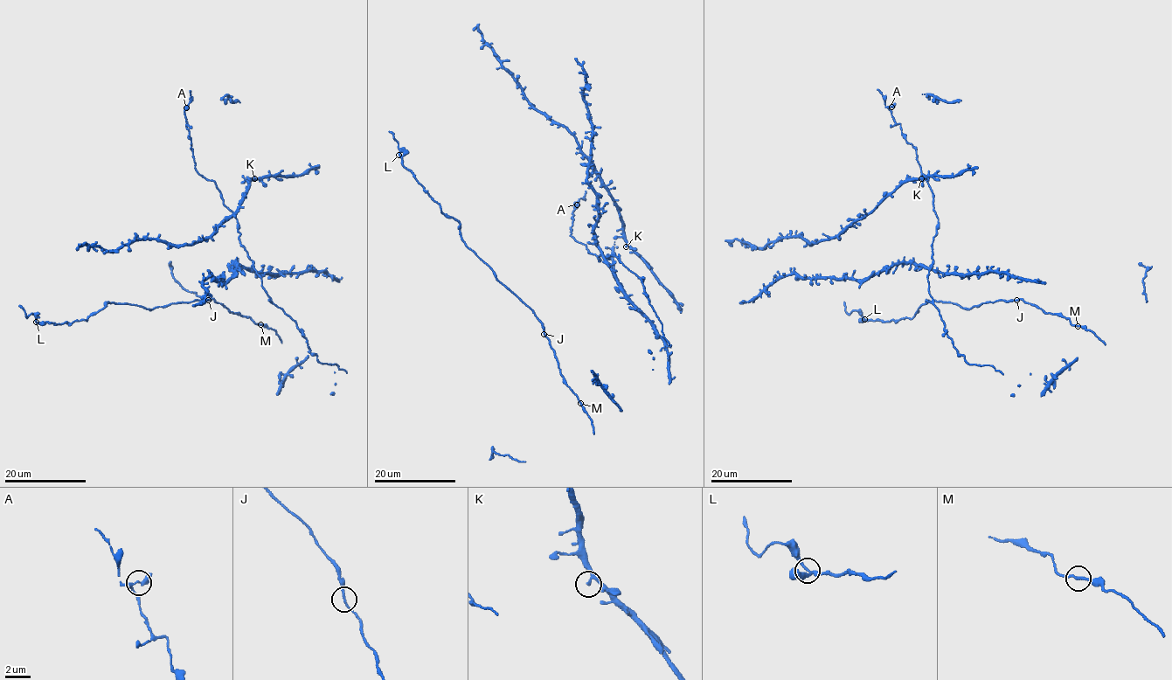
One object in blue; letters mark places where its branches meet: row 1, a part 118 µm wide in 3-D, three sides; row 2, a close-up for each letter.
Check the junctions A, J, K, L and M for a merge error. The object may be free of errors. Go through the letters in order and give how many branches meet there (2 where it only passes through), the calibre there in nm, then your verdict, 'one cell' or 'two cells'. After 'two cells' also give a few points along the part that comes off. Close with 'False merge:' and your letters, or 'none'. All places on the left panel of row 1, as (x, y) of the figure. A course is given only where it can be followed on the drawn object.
A: 3 branches meet; 240 nm thick; one cell
J: 2 branches meet; 170 nm thick; one cell
K: 2 branches meet; 190 nm thick; one cell
L: 3 branches meet; 150 nm thick; one cell
M: 2 branches meet; 180 nm thick; one cell
False merge: none

